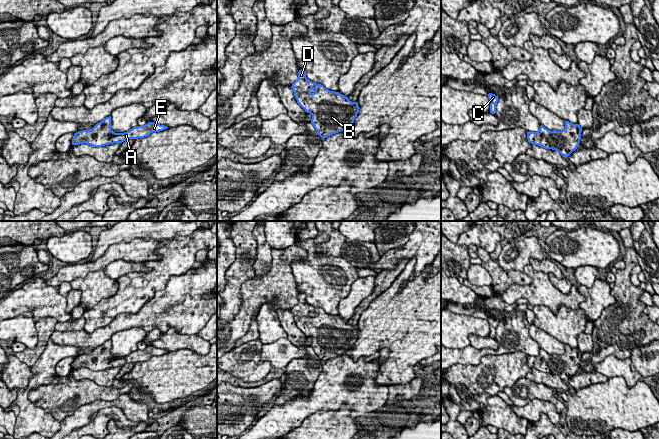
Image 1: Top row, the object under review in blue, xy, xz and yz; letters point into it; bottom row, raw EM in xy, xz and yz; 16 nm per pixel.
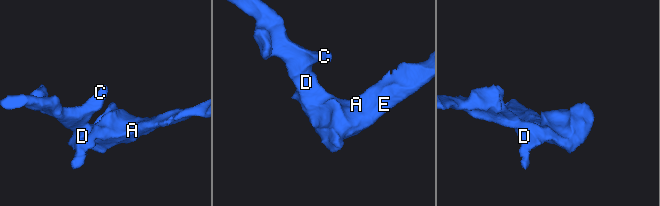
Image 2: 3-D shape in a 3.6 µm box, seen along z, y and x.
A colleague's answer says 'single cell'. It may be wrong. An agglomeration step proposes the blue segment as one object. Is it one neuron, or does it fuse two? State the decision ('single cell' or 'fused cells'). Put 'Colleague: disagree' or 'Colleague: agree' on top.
Colleague: agree
single cell

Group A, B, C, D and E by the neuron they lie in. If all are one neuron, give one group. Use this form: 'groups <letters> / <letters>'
groups A B C D E

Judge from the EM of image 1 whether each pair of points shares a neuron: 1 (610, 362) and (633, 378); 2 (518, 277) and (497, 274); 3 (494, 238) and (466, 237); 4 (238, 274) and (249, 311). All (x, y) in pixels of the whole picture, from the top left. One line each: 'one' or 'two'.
1: one
2: one
3: one
4: two

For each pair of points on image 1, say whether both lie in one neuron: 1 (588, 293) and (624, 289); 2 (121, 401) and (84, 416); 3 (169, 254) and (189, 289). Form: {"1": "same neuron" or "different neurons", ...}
{"1": "different neurons", "2": "same neuron", "3": "different neurons"}

